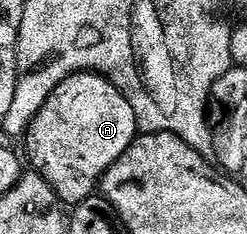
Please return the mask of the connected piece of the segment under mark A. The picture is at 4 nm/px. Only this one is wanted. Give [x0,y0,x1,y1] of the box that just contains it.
[26,72,141,204]

